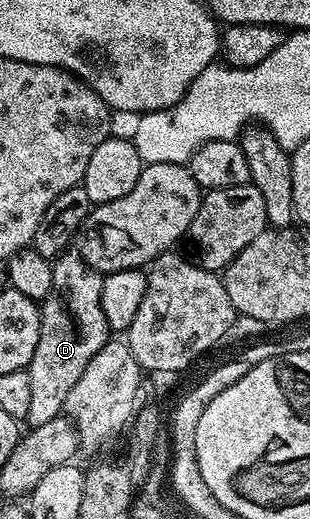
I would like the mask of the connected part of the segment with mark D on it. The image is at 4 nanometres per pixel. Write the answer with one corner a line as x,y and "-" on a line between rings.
74,250
64,252
51,264
51,289
49,294
43,297
39,309
41,334
37,338
37,350
33,350
31,363
25,369
31,383
31,400
26,418
26,423
31,428
41,426
61,415
67,406
69,390
73,390
77,378
81,378
85,366
93,362
93,354
97,354
97,350
101,350
101,346
105,346
108,342
109,329
105,322
105,310
101,310
102,285
101,273
93,270

